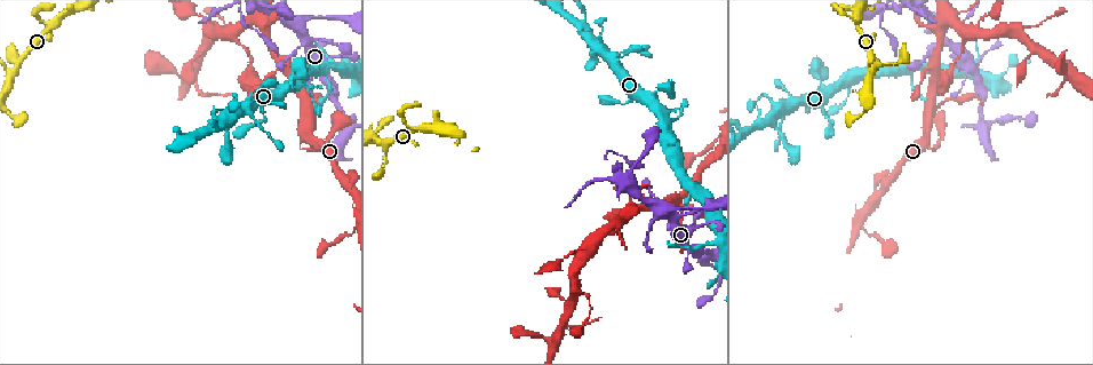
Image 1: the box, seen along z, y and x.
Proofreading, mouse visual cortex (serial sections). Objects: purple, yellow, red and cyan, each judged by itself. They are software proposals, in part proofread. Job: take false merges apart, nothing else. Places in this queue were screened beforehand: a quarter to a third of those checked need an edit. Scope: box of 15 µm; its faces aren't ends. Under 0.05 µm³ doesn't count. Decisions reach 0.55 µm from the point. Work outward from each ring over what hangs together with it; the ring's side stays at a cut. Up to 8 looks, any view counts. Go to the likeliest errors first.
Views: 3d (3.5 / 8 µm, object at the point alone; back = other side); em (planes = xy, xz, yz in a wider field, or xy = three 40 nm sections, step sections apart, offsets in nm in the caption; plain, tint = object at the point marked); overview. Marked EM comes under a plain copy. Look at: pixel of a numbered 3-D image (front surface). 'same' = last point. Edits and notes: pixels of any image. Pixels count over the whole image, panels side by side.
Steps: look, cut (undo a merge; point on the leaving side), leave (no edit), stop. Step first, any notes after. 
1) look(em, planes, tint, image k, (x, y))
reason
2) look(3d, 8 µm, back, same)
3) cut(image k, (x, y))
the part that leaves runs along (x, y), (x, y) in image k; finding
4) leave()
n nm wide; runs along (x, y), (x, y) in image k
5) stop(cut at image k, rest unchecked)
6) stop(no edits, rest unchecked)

look(3d, 3.5 µm, image 1, (786, 107))

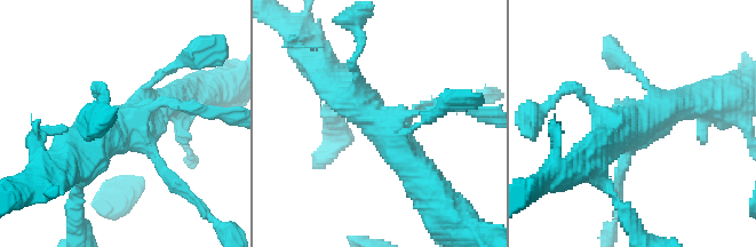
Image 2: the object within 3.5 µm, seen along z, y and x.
look(em, xy, step 1, tint, image 2, (131, 120))

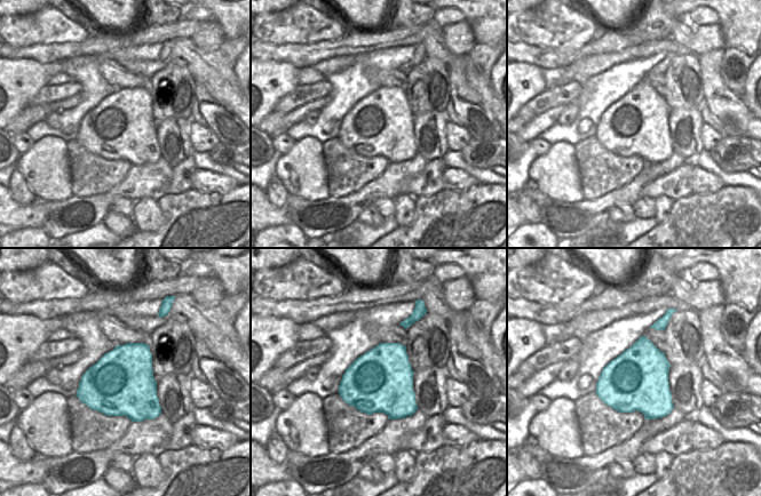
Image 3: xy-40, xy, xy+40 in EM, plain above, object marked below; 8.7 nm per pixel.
leave()
all the same cell

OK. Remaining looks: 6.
look(3d, 3.5 µm, image 1, (217, 132))
thin neck

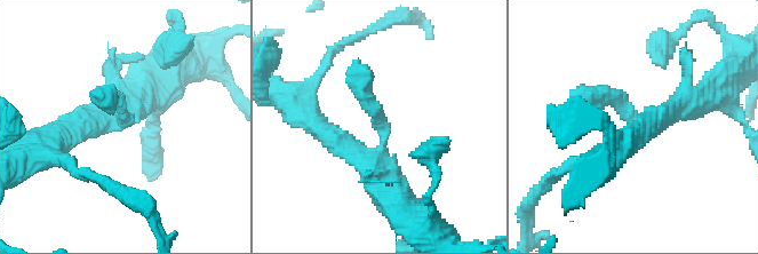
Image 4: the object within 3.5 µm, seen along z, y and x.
look(em, planes, tint, image 4, (127, 120))
need the tissue

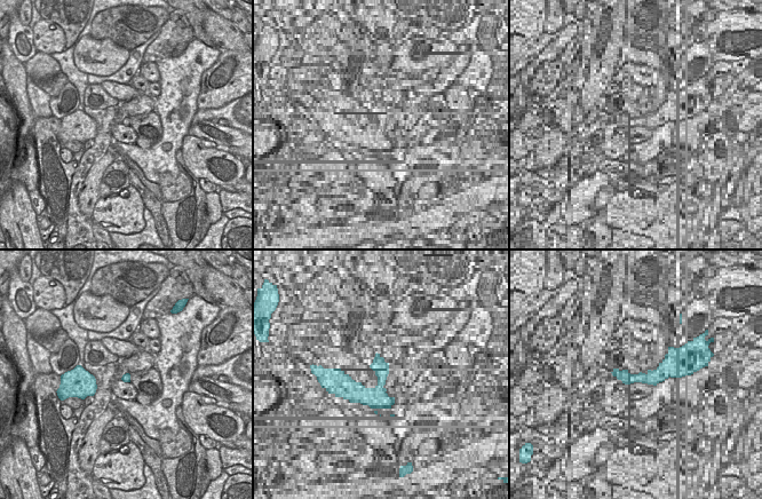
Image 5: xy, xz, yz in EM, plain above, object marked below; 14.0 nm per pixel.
look(em, xy, step 5, tint, same)
another direction

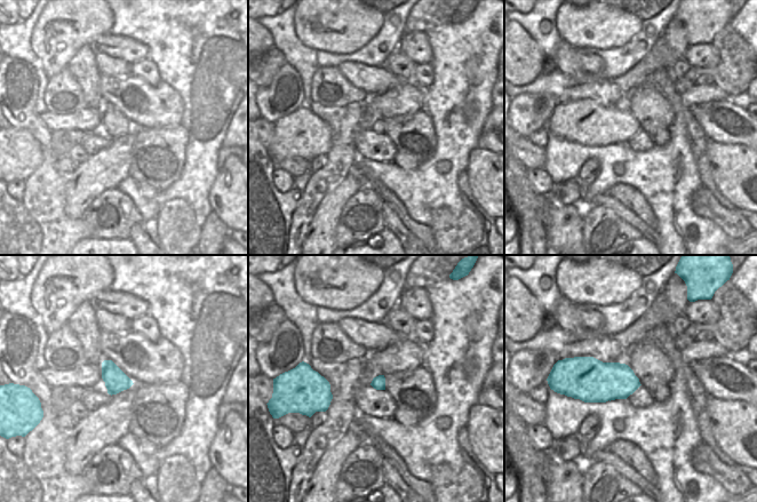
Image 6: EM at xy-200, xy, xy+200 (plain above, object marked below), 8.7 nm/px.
leave()
3 arms; arms of 200, 300, 400 nm; runs along (395, 199), (364, 85) in image 4; all the same cell

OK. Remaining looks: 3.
look(3d, 3.5 µm, image 1, (19, 60))
sharp bend

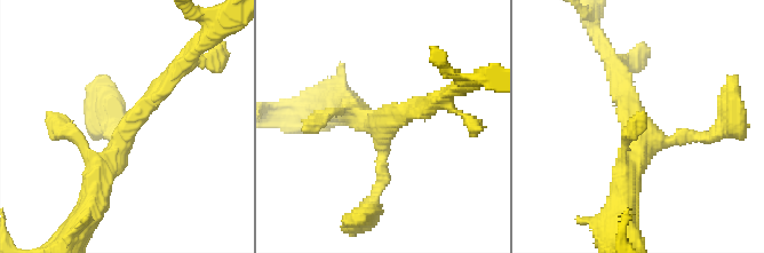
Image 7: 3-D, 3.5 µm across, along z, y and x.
look(em, xy, step 5, tint, image 7, (640, 137))
3 arms; arms of 200, 250, 350 nm; now the EM

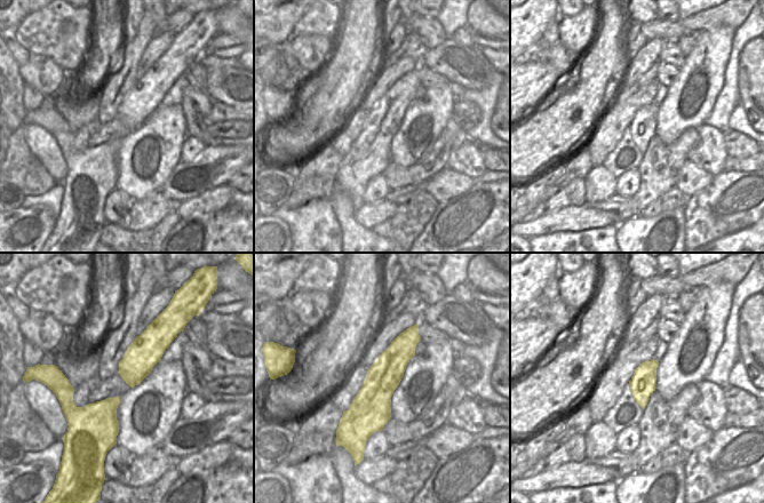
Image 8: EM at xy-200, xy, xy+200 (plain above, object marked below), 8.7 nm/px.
leave()
runs along (414, 330), (373, 402), (347, 429) in image 8; one cell here

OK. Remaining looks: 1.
stop(no edits, rest unchecked)

